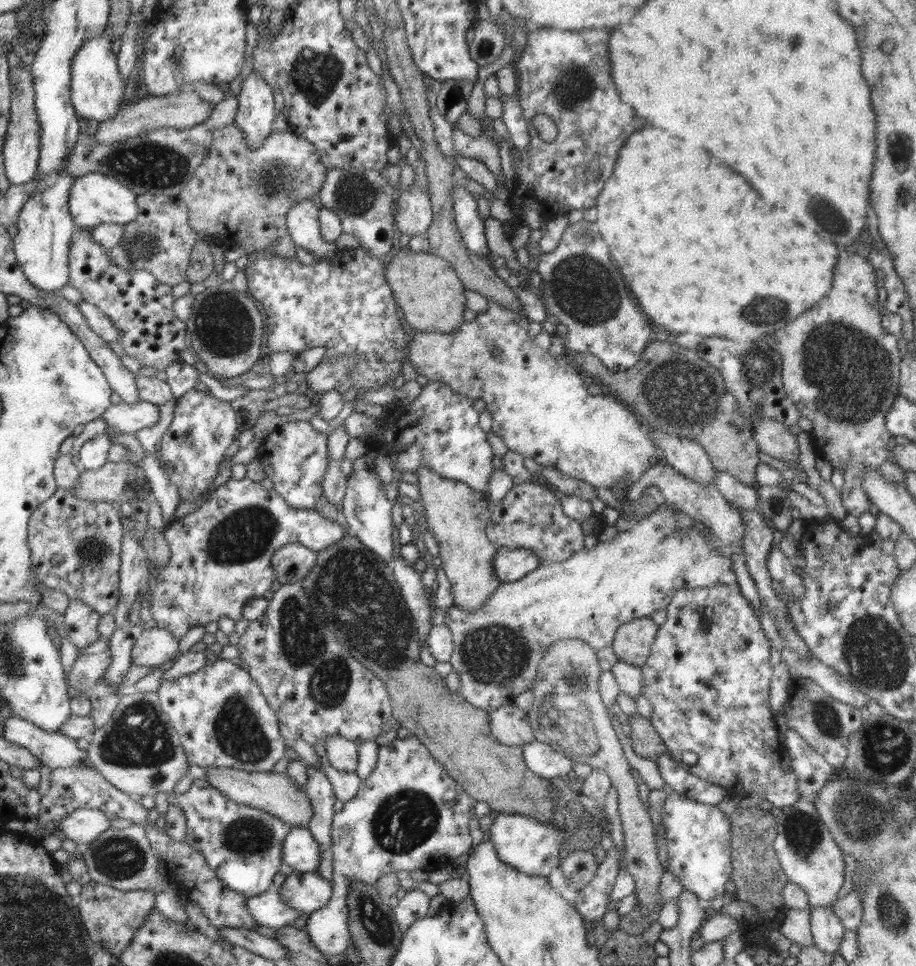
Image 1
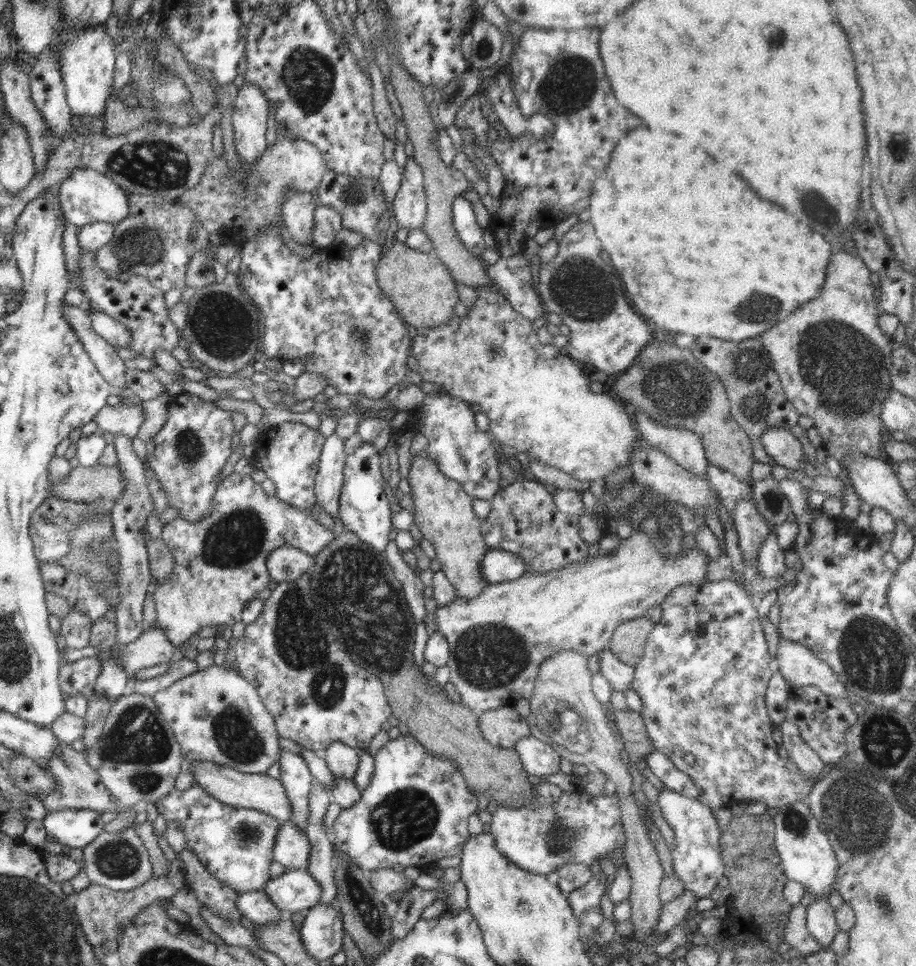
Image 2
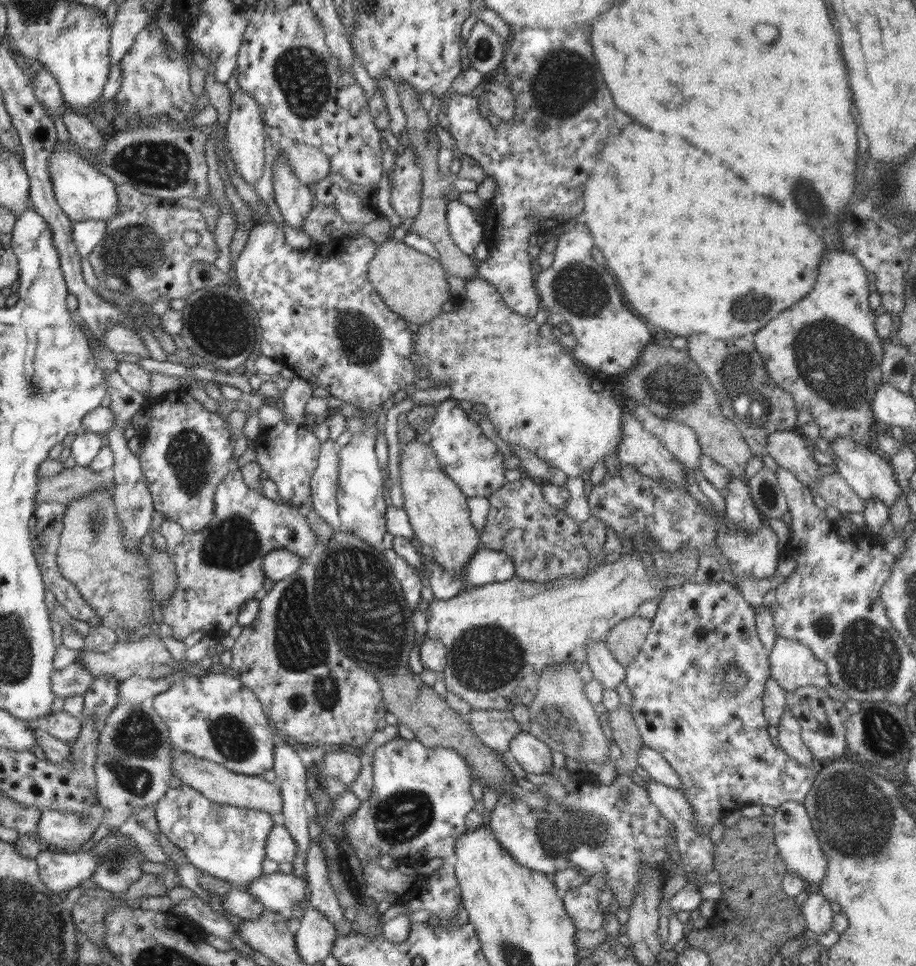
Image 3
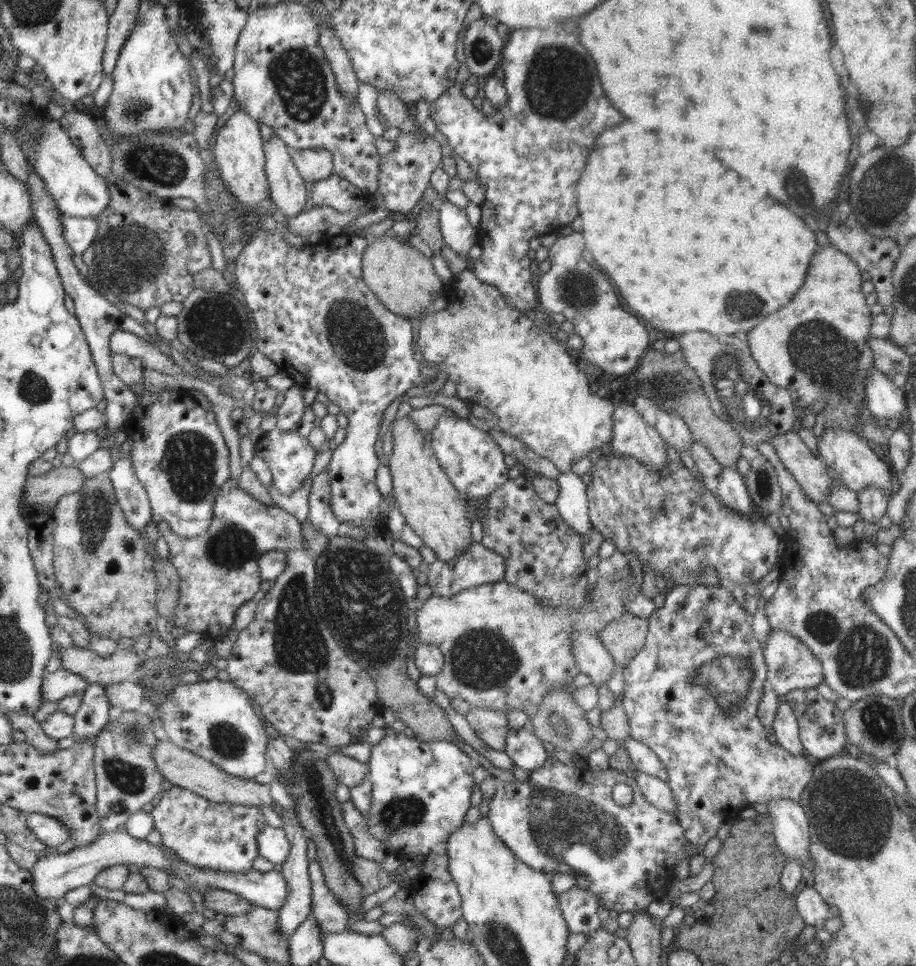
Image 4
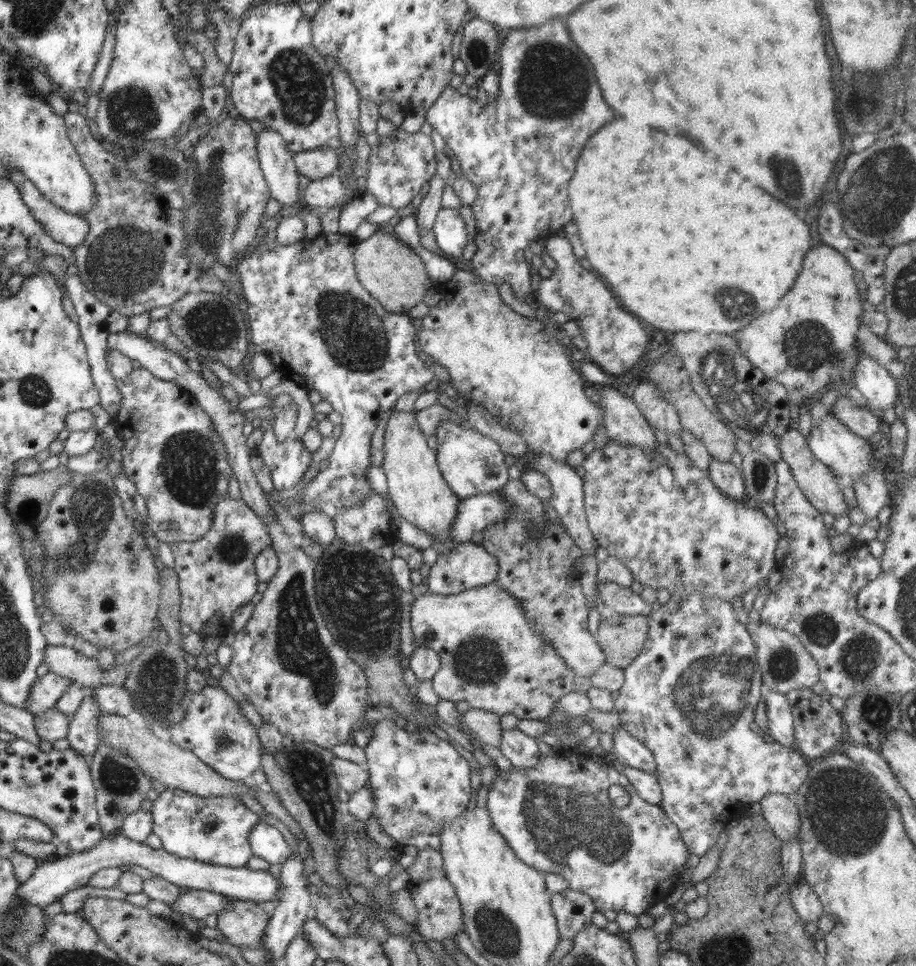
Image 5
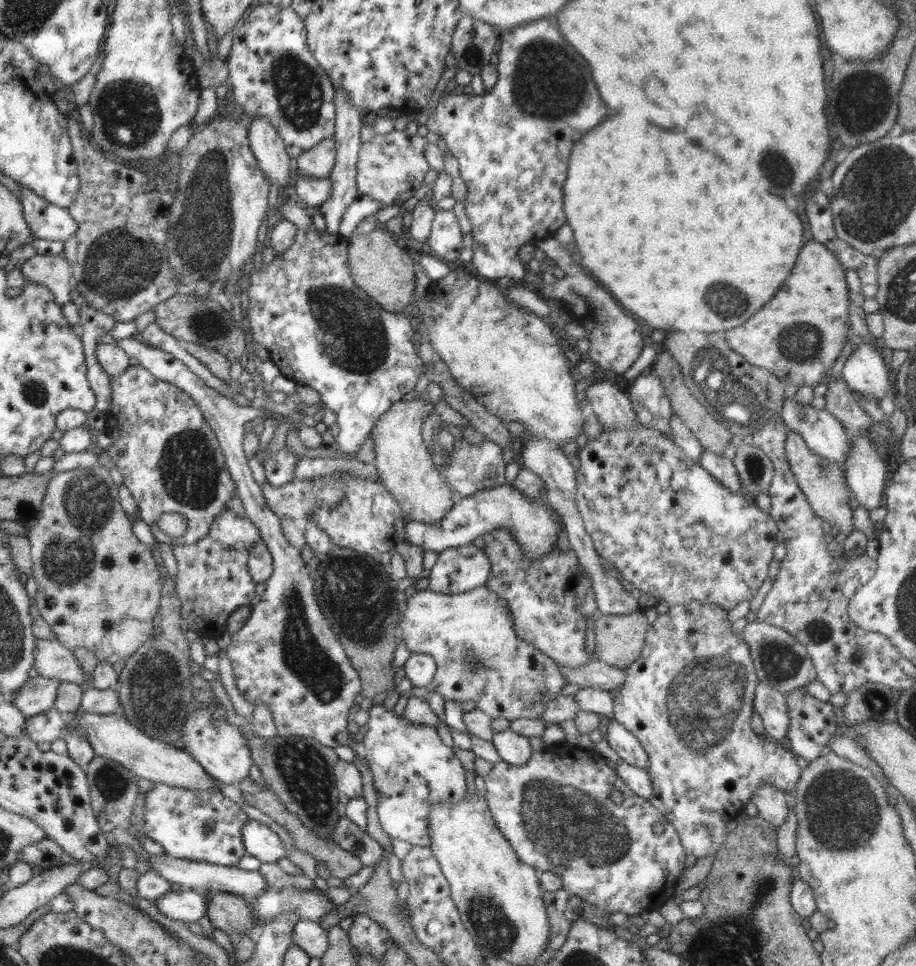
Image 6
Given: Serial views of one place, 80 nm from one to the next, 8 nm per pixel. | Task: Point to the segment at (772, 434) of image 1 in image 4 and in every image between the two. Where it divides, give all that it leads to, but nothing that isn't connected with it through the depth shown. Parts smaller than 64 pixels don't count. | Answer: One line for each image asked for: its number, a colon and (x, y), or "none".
2: (786, 450)
3: (789, 451)
4: (810, 472)

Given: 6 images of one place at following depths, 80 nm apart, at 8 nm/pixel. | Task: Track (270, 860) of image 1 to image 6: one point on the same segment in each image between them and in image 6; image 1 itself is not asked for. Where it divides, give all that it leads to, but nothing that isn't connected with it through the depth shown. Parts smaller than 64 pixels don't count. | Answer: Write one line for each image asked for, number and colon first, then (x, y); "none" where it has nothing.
2: (236, 845)
3: (228, 842)
4: (220, 836)
5: (214, 830)
6: (194, 825)

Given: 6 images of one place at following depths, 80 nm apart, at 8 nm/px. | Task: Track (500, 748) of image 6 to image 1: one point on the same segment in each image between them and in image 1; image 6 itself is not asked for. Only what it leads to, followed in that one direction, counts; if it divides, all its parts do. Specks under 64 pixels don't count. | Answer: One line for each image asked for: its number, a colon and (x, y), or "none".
1: (541, 758)
2: (539, 759)
3: (533, 755)
4: (526, 750)
5: (523, 751)

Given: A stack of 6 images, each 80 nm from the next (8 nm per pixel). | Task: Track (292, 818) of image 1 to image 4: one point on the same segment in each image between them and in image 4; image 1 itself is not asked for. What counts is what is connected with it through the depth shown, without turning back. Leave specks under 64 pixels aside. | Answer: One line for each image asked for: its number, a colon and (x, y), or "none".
2: (266, 794)
3: (218, 784)
4: (183, 768)

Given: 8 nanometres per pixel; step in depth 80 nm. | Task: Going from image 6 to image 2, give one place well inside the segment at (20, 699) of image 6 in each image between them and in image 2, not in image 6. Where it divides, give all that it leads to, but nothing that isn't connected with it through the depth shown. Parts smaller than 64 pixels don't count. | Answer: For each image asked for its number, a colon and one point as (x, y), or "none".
2: (76, 678)
3: (74, 679)
4: (57, 684)
5: (44, 693)

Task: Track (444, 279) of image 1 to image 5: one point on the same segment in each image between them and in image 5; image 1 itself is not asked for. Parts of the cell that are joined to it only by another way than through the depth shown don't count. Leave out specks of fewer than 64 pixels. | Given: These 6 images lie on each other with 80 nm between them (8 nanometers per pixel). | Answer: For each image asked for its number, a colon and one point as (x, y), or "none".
2: (422, 289)
3: (413, 284)
4: (404, 280)
5: (391, 271)

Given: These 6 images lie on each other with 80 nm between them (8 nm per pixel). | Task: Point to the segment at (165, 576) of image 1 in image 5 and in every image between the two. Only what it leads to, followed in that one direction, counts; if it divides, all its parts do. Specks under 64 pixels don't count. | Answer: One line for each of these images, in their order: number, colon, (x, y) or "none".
2: (220, 561)
3: (219, 568)
4: (218, 571)
5: (217, 575)

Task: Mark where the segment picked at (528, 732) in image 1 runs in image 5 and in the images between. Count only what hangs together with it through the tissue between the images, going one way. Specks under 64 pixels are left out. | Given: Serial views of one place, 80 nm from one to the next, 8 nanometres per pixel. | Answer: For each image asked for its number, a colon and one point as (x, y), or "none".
2: (502, 727)
3: (495, 728)
4: (491, 726)
5: (486, 725)

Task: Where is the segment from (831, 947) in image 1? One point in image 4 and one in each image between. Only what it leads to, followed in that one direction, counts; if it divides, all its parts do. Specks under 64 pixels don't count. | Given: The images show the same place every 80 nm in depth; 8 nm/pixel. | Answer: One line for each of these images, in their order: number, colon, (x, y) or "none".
2: (820, 918)
3: (816, 910)
4: (811, 907)

